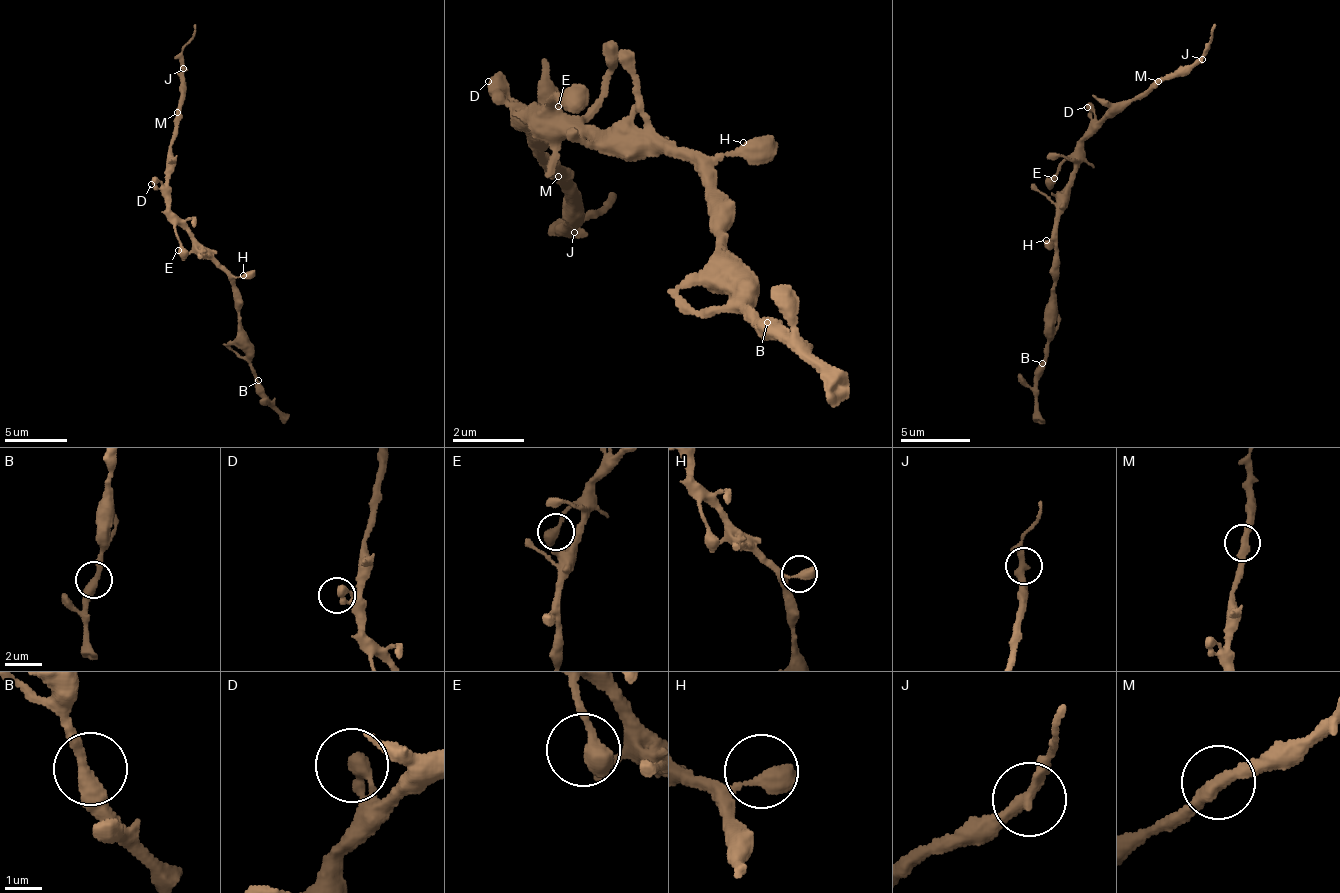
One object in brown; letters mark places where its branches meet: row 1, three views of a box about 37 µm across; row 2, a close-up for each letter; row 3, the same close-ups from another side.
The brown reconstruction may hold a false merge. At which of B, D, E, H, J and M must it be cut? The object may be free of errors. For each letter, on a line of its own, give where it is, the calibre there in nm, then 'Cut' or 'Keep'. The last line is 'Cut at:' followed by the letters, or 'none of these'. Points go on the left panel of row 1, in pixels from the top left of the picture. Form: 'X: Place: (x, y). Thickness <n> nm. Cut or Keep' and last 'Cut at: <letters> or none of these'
B: Place: (258, 380). Thickness 380 nm. Keep
D: Place: (151, 184). Thickness 440 nm. Keep
E: Place: (178, 250). Thickness 550 nm. Keep
H: Place: (243, 275). Thickness 500 nm. Keep
J: Place: (183, 68). Thickness 360 nm. Cut
M: Place: (177, 112). Thickness 360 nm. Keep
Cut at: J

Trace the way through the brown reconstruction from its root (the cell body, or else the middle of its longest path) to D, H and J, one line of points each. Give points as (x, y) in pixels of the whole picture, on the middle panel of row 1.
D: (604, 143), (605, 139), (554, 108), (537, 113), (538, 104), (522, 109), (496, 94), (488, 81)
H: (604, 143), (630, 138), (656, 154), (673, 149), (681, 154), (698, 151), (707, 156), (733, 154), (743, 142)
J: (604, 143), (554, 108), (537, 113), (540, 128), (532, 130), (537, 163), (568, 190), (572, 233)

